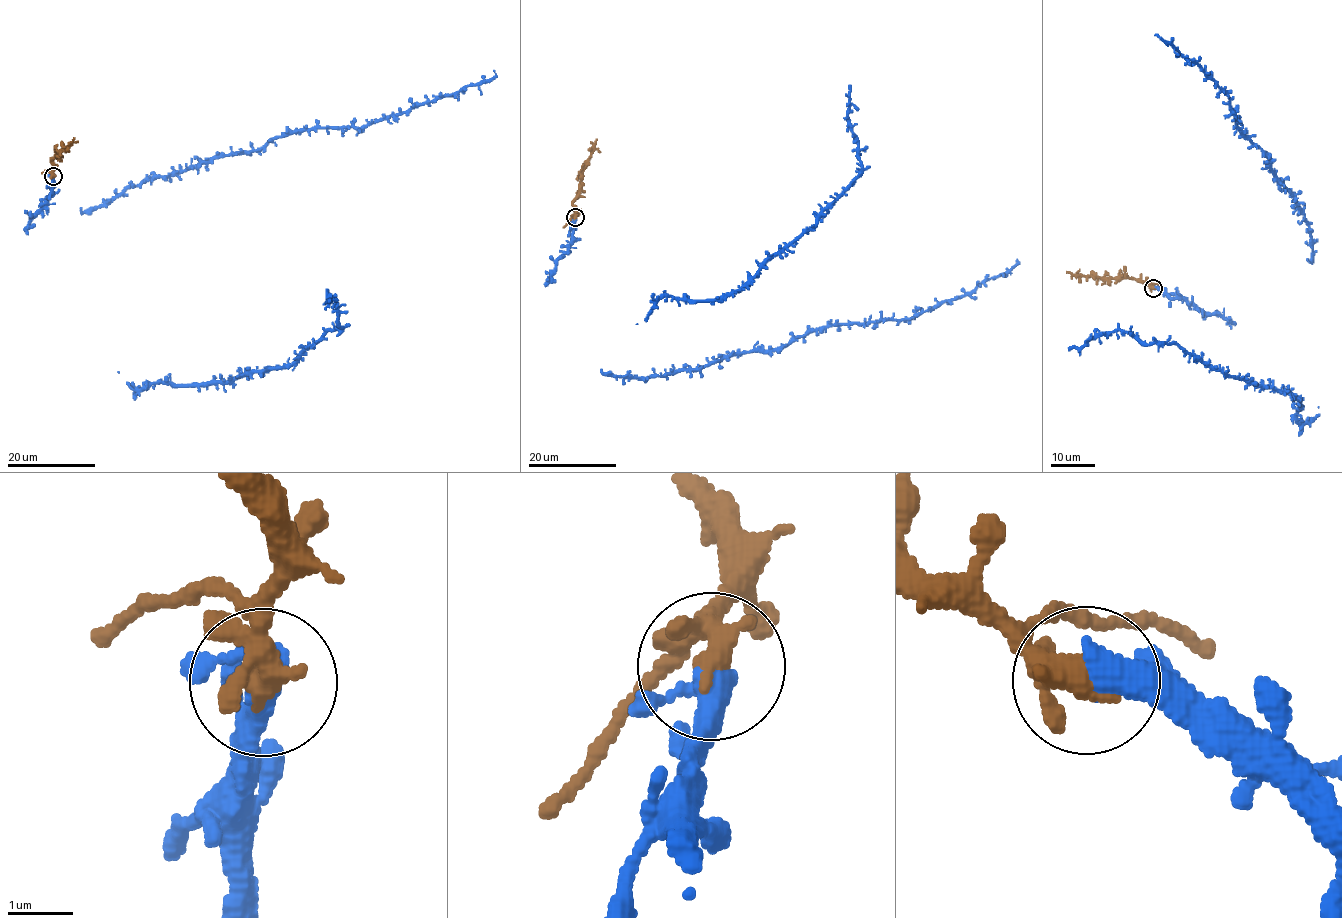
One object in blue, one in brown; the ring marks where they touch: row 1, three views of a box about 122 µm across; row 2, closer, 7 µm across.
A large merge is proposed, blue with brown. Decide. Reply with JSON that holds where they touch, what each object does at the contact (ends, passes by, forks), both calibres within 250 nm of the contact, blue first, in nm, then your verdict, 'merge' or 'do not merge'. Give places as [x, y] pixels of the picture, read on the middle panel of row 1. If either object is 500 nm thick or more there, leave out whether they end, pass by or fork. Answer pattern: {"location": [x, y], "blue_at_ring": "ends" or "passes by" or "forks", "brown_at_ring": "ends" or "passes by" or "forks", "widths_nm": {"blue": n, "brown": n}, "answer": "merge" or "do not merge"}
{"location": [575, 217], "blue_at_ring": "passes by", "brown_at_ring": "passes by", "widths_nm": {"blue": 360, "brown": 340}, "answer": "merge"}

